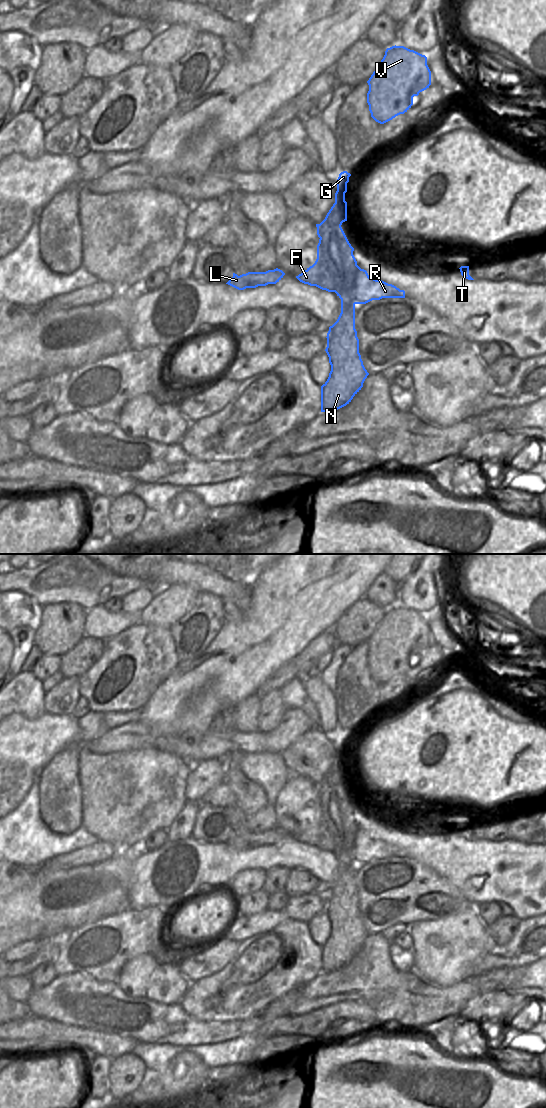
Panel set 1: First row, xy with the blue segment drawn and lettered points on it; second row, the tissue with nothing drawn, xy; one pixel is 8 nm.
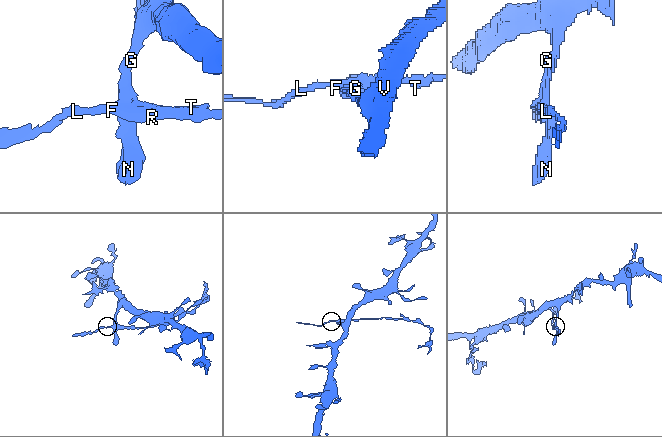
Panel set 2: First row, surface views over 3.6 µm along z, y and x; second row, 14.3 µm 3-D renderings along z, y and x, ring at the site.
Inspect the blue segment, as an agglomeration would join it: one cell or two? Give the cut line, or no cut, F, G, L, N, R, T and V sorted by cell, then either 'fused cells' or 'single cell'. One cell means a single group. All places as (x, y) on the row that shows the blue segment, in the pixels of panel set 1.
cut xy (319, 239), (320, 262), (332, 279), (335, 291); groups F L R T / G N V; fused cells

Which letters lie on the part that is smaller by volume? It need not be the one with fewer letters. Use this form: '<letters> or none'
F, L, R, T

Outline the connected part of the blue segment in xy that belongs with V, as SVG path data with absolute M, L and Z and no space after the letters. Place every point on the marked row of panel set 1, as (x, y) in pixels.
M404 46L387 48L367 83L371 117L384 124L407 112L413 97L431 85L427 57Z

